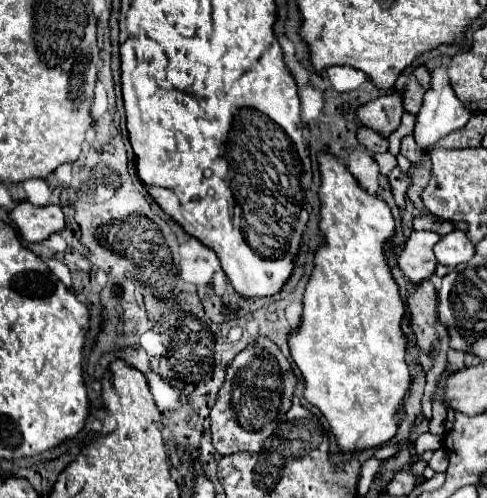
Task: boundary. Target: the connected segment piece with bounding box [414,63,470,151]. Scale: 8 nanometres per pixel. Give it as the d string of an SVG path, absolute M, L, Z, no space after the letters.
M446 63L436 67L432 71L432 81L430 81L430 89L424 93L424 101L420 111L416 113L416 127L414 127L414 139L416 145L422 151L428 151L430 147L434 147L444 135L448 135L450 131L456 131L460 127L464 127L470 119L470 111L464 107L464 103L454 95L454 89L450 87L450 79L446 75Z

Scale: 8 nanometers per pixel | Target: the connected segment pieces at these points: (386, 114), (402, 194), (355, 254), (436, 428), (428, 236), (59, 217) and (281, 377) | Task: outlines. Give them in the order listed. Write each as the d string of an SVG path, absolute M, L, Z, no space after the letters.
M400 89L392 95L382 95L382 97L370 101L370 103L364 103L356 111L356 117L366 127L388 137L400 125L400 117L402 117L402 111L404 111L404 91L406 89Z
M394 167L388 175L390 179L390 189L392 189L392 195L394 195L394 201L400 209L406 207L406 191L410 187L410 173L404 173L400 171L400 167Z
M320 151L318 165L322 177L318 191L322 243L314 253L314 271L304 289L302 321L290 333L288 345L306 383L304 397L324 413L342 451L360 451L378 447L396 435L394 411L402 405L410 387L410 371L404 359L406 337L400 329L404 303L384 259L384 243L394 235L394 217L386 201L368 193L338 157Z
M436 399L436 403L432 405L432 419L430 419L430 433L434 435L444 435L444 423L446 423L446 407L440 399Z
M414 231L398 253L398 267L412 281L428 279L436 269L436 257L432 247L440 241L440 235L432 231Z
M18 201L8 217L28 243L40 243L64 227L64 213L56 205L36 207L30 201Z
M260 335L252 345L240 351L226 369L224 385L218 391L218 399L210 411L212 443L220 455L232 455L246 451L256 455L262 445L274 435L274 429L292 407L292 395L296 389L296 375L290 361L282 355L280 347Z

